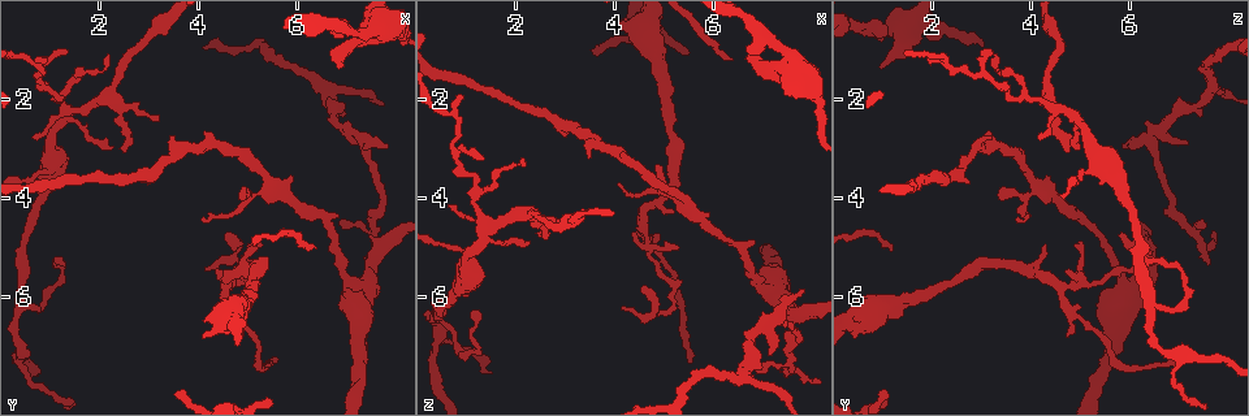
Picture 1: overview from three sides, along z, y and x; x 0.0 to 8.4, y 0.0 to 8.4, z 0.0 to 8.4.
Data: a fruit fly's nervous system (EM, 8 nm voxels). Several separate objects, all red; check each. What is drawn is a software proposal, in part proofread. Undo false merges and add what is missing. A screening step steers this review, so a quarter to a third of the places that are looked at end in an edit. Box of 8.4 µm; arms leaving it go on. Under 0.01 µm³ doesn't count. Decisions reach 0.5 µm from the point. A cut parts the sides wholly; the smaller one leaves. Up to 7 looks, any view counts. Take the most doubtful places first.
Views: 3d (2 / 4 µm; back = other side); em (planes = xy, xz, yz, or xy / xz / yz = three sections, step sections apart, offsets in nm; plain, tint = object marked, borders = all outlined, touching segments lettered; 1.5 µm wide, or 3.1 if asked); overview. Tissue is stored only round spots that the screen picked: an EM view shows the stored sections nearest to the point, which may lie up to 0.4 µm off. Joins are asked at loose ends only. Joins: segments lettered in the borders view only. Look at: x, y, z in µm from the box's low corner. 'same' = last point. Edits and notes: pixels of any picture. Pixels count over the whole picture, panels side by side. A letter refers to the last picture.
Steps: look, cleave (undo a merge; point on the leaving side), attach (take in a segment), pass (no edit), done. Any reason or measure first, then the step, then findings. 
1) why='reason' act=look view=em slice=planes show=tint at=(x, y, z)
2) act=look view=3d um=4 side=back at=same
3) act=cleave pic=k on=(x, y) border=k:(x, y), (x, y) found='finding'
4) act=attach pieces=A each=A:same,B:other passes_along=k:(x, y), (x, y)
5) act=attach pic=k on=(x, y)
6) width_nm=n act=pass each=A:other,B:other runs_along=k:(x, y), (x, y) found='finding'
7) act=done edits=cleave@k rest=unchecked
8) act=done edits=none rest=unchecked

why='three arms meet' act=look view=em slice=planes show=tint at=(1.35, 2.20, 4.65)

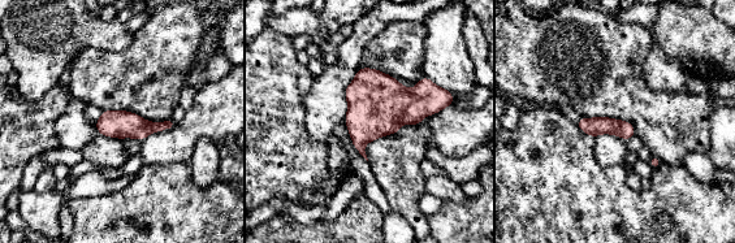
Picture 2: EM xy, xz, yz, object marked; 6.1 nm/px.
why='see the neighbours' act=look view=em slice=planes show=borders at=same

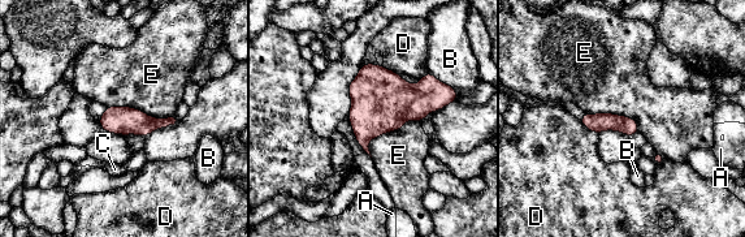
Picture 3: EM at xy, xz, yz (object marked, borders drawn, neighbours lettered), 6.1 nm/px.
width_nm=80 act=pass each=A:other,B:other,C:other,D:other,E:other runs_along=3:(584, 120), (614, 121), (635, 128) found='continuous, no second cell'

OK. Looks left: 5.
why='branch stops here' act=look view=em slice=yz step=8 show=tint at=(6.85, 1.35, 0.90)

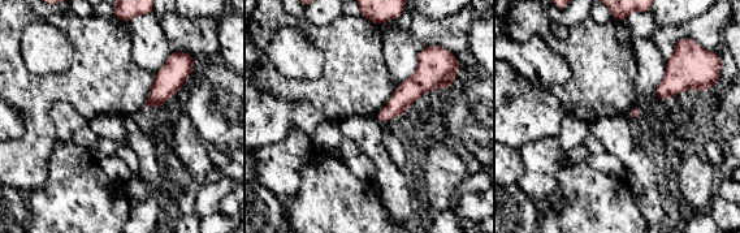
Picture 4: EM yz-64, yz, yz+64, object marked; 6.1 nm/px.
why='cut it another way' act=look view=em slice=planes show=borders at=same

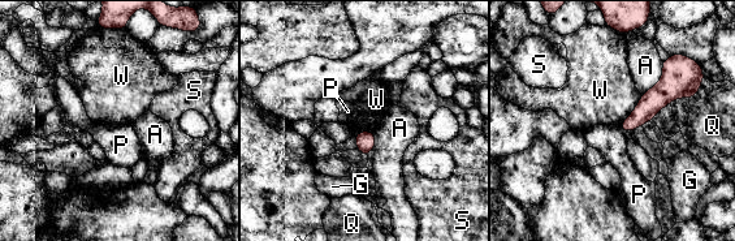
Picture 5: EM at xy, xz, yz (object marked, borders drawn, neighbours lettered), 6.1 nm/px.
act=pass each=A:other,G:other,P:other,Q:other,S:other,W:other runs_along=5:(666, 68), (666, 87), (626, 128) found='none of them fits'

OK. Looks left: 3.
why='long arm stops here' act=look view=em slice=planes show=borders at=(5.60, 7.30, 7.30)

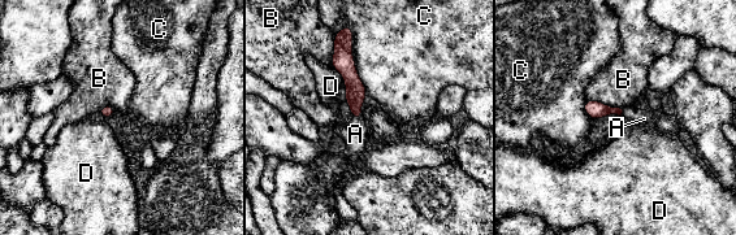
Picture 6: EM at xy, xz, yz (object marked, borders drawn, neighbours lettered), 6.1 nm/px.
longest_contact=C:440nm act=attach pieces=A each=A:same,B:other,C:other,D:other passes_along=6:(355, 91), (356, 118), (355, 134) found='the cell continues'

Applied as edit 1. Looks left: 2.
act=done edits=attach@6 rest=unchecked

